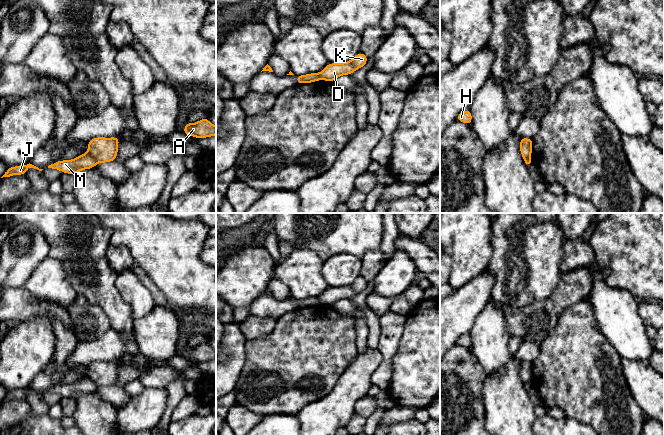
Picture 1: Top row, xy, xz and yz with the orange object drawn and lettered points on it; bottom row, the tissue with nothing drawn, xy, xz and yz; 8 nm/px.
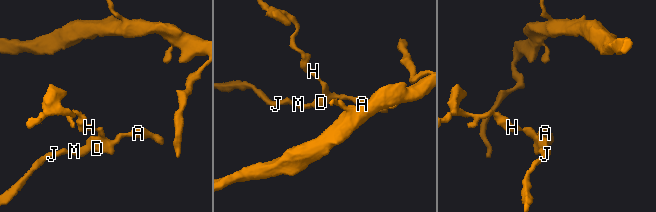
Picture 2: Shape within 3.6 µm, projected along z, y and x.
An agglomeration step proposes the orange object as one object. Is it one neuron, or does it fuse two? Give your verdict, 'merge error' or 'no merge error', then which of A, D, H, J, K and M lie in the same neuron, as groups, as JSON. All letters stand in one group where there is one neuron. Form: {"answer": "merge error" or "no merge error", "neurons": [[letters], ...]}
{"answer": "merge error", "neurons": [["A", "D", "H", "K"], ["J", "M"]]}

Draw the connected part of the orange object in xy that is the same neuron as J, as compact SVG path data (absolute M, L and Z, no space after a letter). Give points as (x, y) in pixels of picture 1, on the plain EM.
M27 388L27 389L18 389L18 390L14 390L14 391L8 391L7 395L5 396L5 398L1 401L10 401L13 399L25 399L26 395L29 392L34 392L37 393L39 395L42 395L43 393L39 393L38 391L32 389L32 388Z

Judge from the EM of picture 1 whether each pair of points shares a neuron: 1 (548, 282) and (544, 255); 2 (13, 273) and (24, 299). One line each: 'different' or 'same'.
1: same
2: different

